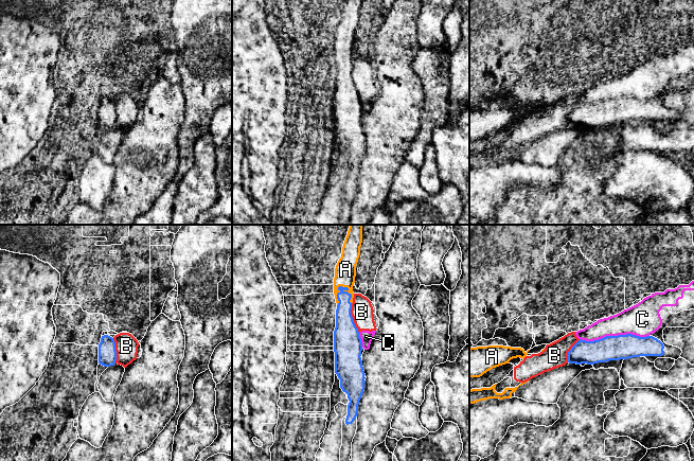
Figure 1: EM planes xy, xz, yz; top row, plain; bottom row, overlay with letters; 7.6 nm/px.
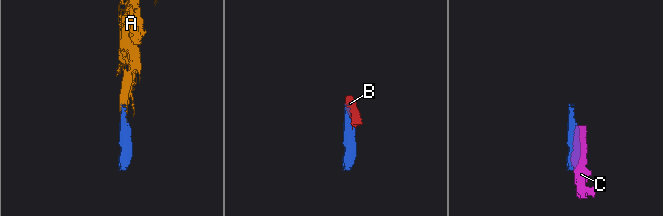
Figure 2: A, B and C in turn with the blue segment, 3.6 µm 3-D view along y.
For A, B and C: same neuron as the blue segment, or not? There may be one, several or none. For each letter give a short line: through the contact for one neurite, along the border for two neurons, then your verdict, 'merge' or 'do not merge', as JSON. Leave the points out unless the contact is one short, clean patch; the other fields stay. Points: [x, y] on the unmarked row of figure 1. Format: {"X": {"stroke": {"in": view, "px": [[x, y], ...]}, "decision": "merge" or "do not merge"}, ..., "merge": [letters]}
{"A": {"stroke": {"in": "xz", "px": [[344, 87], [343, 60], [338, 55], [345, 32]]}, "decision": "merge"}, "B": {"stroke": {"in": "xz", "px": [[351, 66], [351, 78], [359, 94]]}, "decision": "do not merge"}, "C": {"decision": "do not merge"}, "merge": ["A"]}

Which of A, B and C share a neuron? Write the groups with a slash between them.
A / B C

